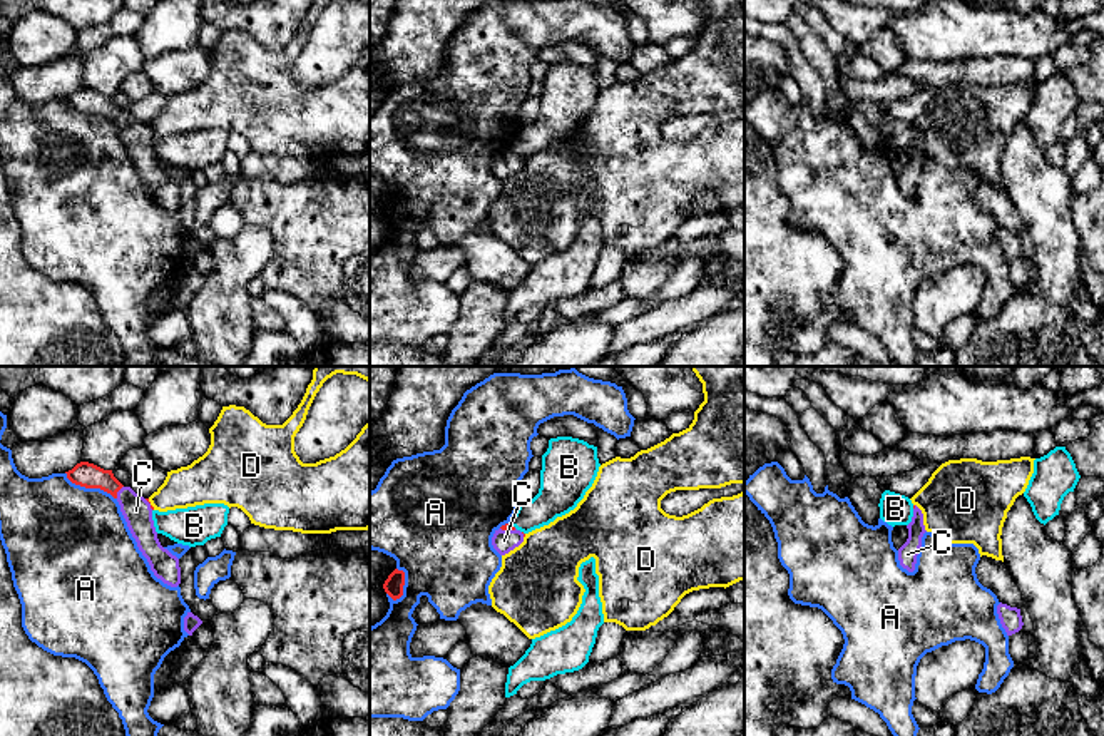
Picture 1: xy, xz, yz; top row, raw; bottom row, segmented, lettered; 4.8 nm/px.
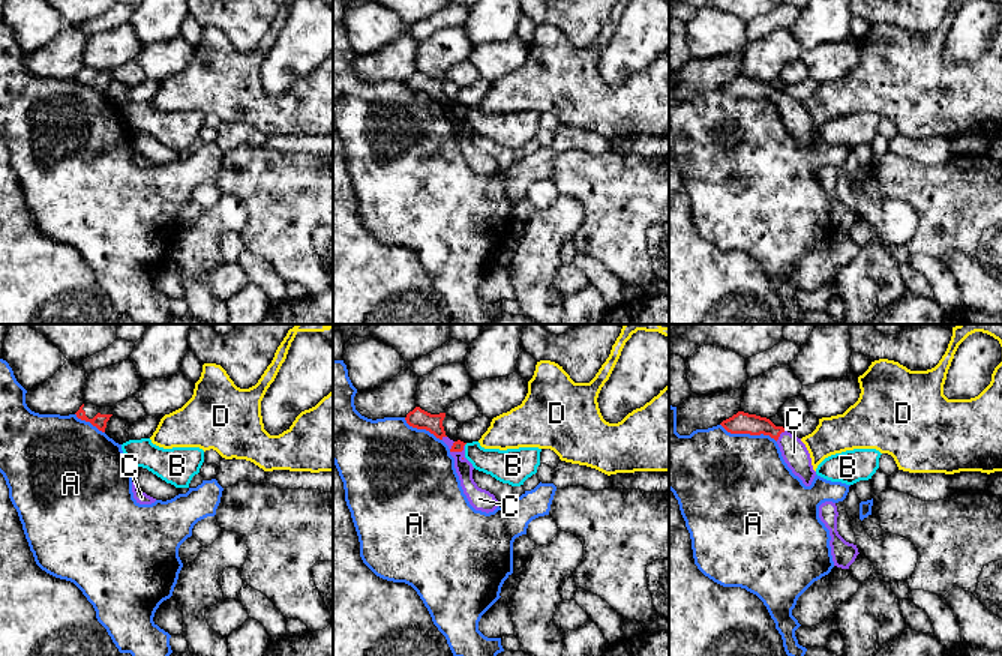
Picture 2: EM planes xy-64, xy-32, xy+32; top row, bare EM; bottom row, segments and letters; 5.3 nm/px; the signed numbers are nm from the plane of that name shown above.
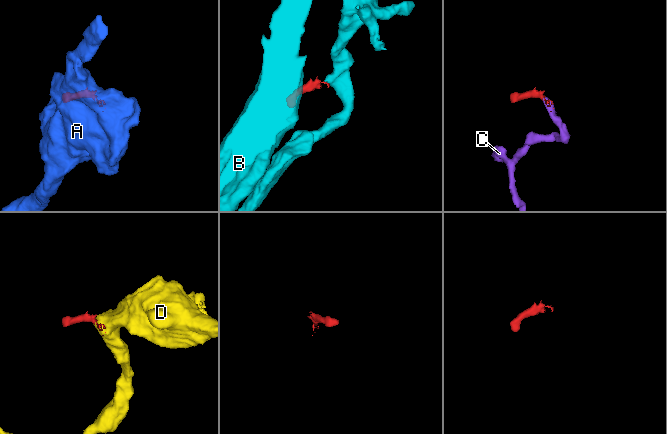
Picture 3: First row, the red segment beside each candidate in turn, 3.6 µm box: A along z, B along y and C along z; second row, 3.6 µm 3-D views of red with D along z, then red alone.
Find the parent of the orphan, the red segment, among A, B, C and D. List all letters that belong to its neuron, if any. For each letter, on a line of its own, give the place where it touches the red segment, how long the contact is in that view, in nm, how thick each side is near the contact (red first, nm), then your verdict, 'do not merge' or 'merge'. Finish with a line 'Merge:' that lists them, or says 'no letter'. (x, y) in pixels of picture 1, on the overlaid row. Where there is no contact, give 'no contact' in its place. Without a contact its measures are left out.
A: xy (89, 487) | 280 nm | 120/480 nm | do not merge
B: xz (511, 526) | 50 nm | 30/170 nm | do not merge
C: xy (117, 490) | 70 nm | 120/140 nm | merge
D: xy (151, 506) | 70 nm | 20/200 nm | do not merge
Merge: C

